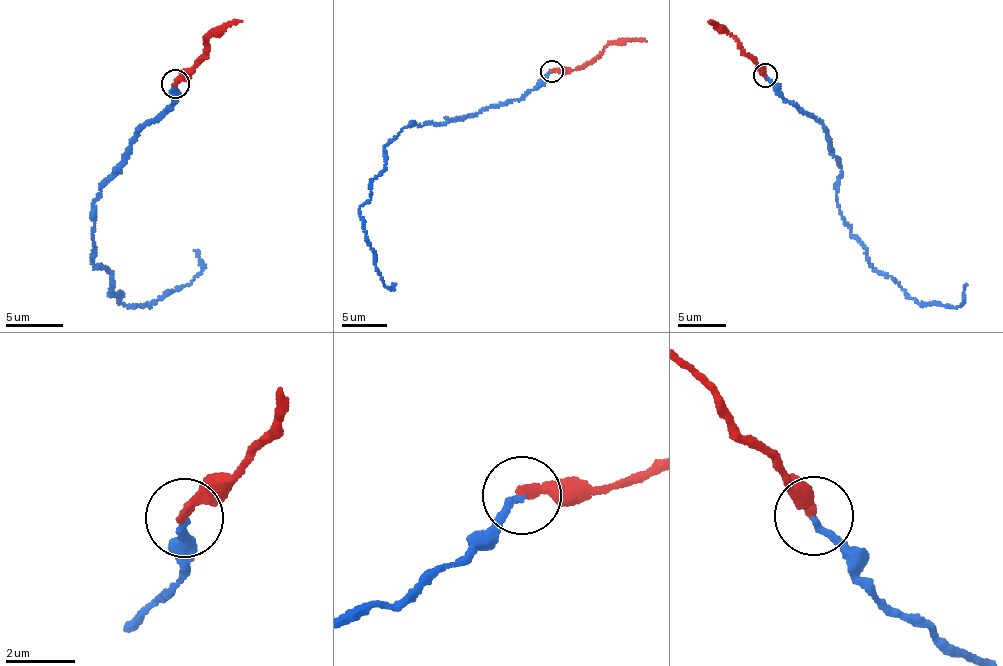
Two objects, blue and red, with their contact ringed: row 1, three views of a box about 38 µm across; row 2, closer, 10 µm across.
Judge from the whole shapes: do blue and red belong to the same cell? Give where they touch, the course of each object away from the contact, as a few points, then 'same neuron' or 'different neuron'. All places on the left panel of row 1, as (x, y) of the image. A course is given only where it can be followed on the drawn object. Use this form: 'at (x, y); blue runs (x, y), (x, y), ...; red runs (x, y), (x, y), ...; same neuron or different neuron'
at (175, 84); blue runs (176, 84), (174, 101), (138, 133), (93, 203), (93, 264), (133, 307), (187, 284), (202, 271), (194, 250); red runs (176, 84), (199, 61), (207, 39), (241, 21); same neuron

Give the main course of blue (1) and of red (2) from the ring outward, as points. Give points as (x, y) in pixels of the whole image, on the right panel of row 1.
1: (765, 76), (777, 94), (822, 125), (841, 168), (837, 207), (871, 267), (927, 305), (955, 307), (966, 284)
2: (765, 76), (755, 59), (709, 22)

